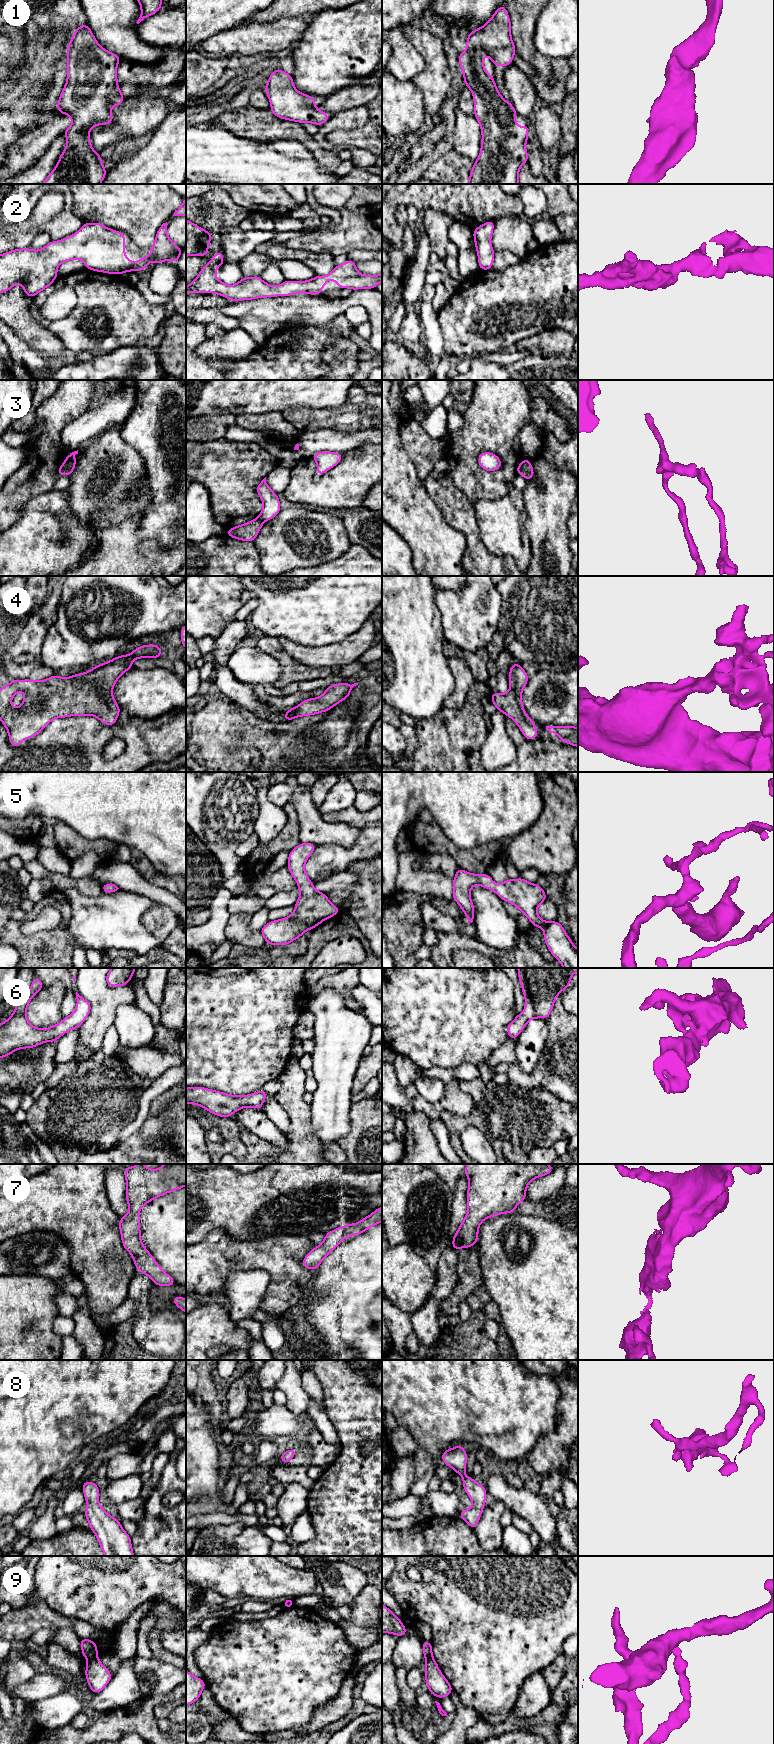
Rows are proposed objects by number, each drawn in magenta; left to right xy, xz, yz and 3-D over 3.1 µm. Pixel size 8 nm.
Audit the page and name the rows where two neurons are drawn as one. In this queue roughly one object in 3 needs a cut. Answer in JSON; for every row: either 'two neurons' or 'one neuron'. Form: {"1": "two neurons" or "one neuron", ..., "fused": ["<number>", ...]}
{"1": "one neuron", "2": "one neuron", "3": "two neurons", "4": "one neuron", "5": "one neuron", "6": "one neuron", "7": "one neuron", "8": "one neuron", "9": "two neurons", "fused": ["3", "9"]}

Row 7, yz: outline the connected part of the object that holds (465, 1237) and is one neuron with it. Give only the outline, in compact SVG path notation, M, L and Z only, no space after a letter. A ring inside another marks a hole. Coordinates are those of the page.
M467 1164L468 1212L452 1239L452 1248L469 1248L478 1242L478 1229L483 1220L495 1215L513 1213L518 1204L526 1200L526 1188L535 1178L550 1174L554 1168L548 1164Z

